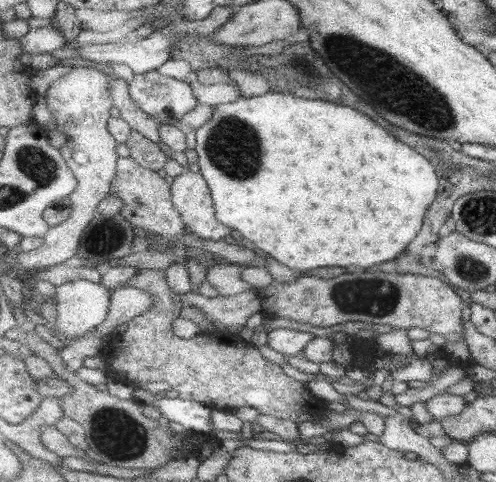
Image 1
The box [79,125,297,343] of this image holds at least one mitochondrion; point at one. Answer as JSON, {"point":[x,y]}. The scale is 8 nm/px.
{"point":[105,237]}

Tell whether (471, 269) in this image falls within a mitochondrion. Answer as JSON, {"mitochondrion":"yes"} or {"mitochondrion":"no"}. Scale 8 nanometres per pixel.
{"mitochondrion":"yes"}

